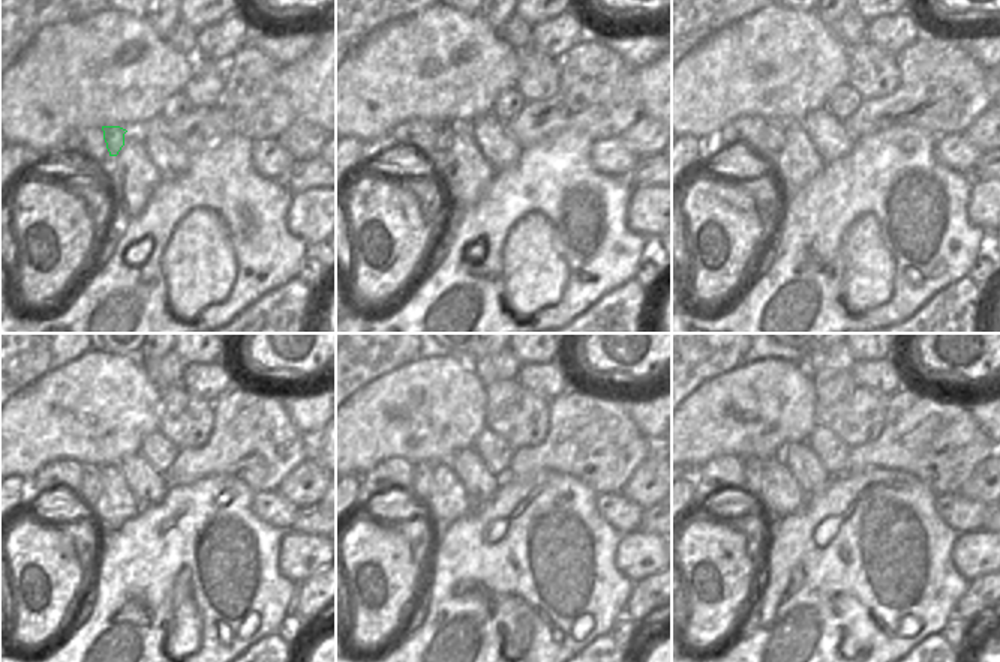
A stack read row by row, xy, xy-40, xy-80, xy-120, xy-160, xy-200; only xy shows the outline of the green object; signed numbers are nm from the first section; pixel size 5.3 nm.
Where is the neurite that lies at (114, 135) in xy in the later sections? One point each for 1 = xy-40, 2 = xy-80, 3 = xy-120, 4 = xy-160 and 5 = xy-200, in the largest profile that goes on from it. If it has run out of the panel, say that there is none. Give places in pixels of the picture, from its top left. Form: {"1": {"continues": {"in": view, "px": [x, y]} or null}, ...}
{"1": {"continues": {"in": "xy-40", "px": [444, 131]}}, "2": {"continues": {"in": "xy-80", "px": [775, 131]}}, "3": {"continues": {"in": "xy-120", "px": [89, 491]}}, "4": {"continues": {"in": "xy-160", "px": [422, 472]}}, "5": {"continues": {"in": "xy-200", "px": [753, 487]}}}

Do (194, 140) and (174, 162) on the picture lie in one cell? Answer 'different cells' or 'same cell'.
different cells

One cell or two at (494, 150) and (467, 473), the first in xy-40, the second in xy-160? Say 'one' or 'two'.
one

